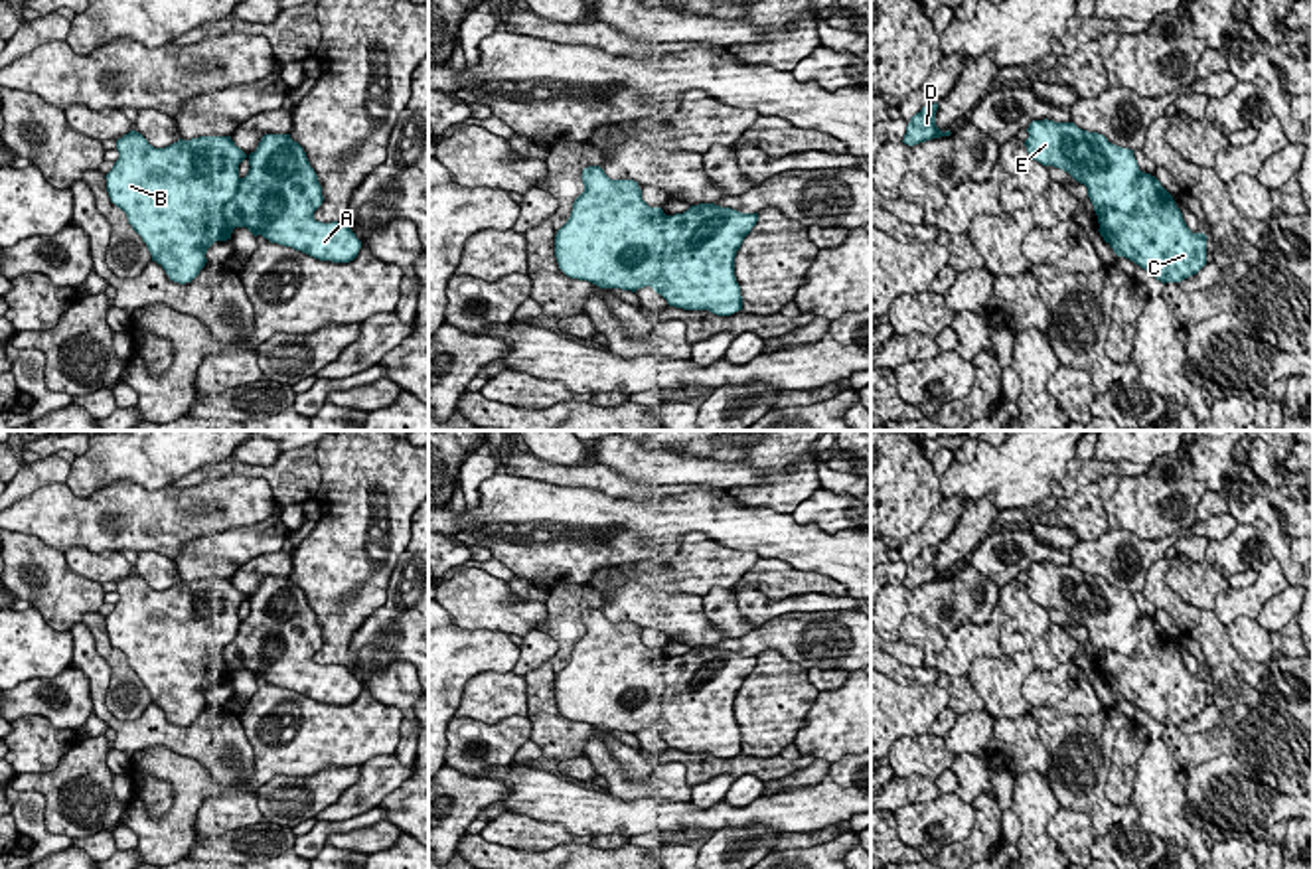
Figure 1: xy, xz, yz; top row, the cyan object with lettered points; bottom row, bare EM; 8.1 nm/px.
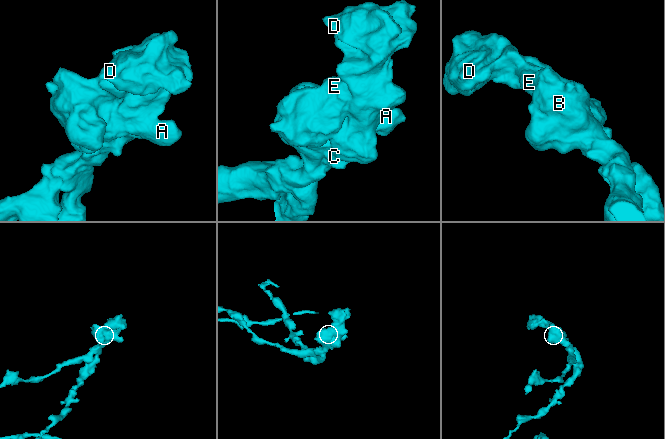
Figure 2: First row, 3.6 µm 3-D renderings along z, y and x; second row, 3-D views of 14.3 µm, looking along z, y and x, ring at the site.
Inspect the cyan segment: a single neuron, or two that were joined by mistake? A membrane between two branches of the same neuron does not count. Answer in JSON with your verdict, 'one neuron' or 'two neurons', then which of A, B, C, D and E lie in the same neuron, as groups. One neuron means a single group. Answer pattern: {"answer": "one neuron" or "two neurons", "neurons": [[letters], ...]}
{"answer": "two neurons", "neurons": [["A", "C", "D"], ["B", "E"]]}

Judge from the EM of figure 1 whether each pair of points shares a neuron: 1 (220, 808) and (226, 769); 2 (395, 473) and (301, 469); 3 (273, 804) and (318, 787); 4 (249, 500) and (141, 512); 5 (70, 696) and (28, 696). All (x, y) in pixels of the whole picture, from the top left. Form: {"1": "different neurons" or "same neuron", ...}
{"1": "same neuron", "2": "different neurons", "3": "same neuron", "4": "same neuron", "5": "same neuron"}

